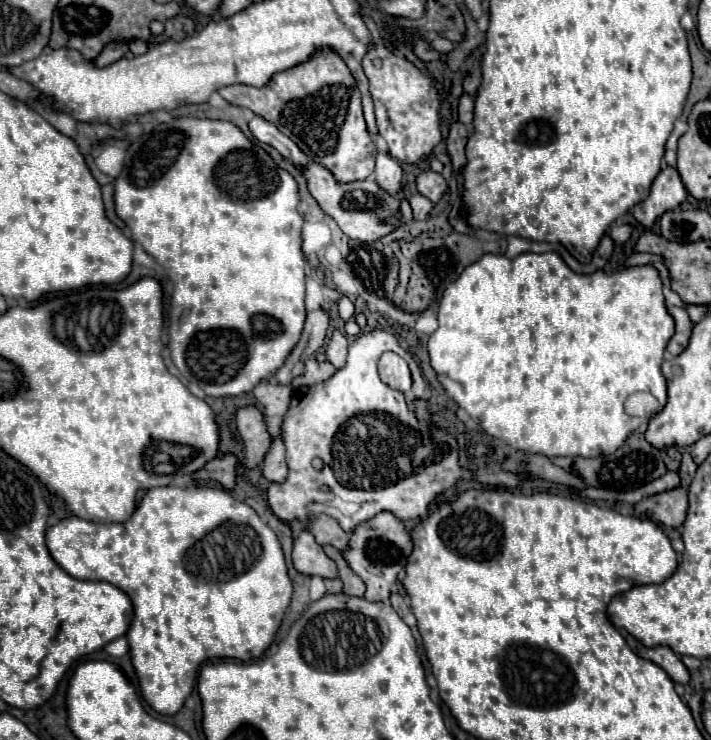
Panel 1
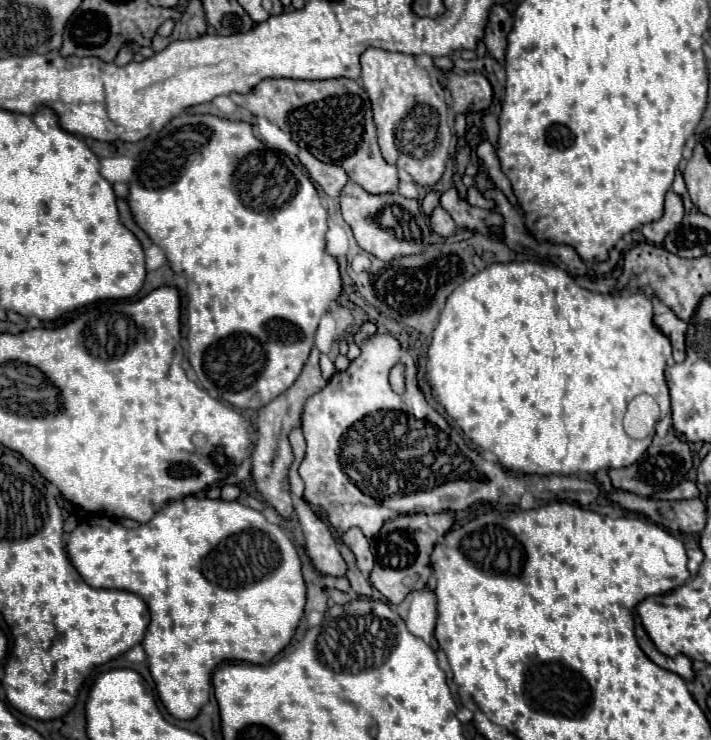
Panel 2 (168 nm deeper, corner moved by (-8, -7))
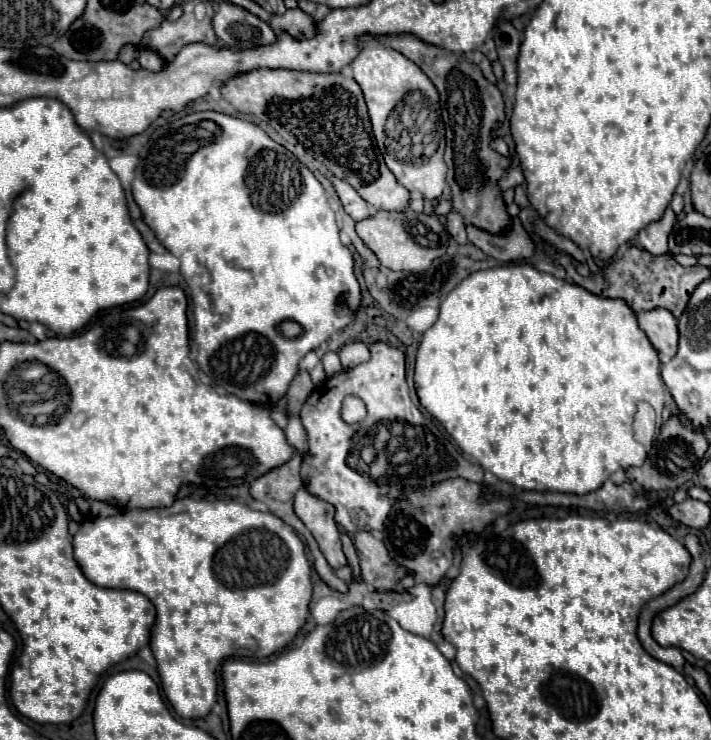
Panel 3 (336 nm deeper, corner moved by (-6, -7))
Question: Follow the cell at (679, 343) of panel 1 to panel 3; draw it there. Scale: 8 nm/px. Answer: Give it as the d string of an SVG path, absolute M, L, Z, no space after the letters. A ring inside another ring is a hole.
M653 308L649 312L639 312L637 322L657 352L669 358L677 354L679 334L677 334L677 320L671 312L665 312L665 308Z

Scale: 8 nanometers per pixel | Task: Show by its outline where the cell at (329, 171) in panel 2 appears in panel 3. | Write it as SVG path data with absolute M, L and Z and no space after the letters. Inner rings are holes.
M333 178L333 184L335 184L335 190L343 202L343 208L345 212L355 220L355 222L361 222L361 220L367 220L371 216L375 216L375 208L369 208L369 204L365 204L365 200L361 200L361 196L357 196L355 188L345 184L343 180L339 178Z

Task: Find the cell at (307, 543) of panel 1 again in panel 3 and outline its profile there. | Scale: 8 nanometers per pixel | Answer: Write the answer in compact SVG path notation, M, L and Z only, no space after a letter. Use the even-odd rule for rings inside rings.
M301 488L295 496L295 514L301 518L301 522L311 530L315 536L323 556L331 564L331 568L341 568L347 564L345 554L341 550L339 530L333 520L335 506L309 494L305 488Z

